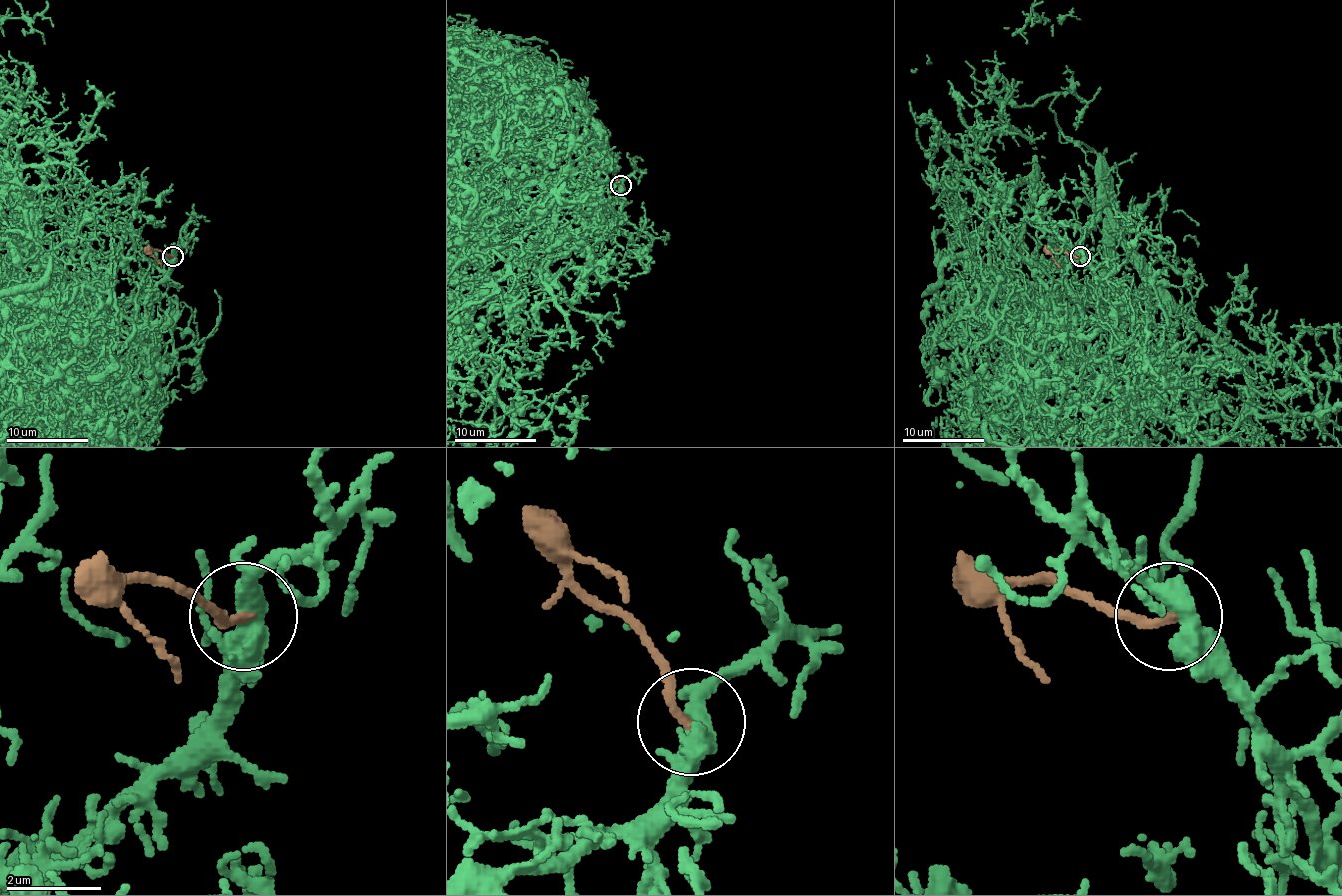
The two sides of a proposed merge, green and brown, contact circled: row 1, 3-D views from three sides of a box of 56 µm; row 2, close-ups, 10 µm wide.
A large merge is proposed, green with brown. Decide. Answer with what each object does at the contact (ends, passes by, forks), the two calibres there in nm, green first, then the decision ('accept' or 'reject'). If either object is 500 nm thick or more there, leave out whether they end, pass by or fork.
500 nm thick on the green side, 200 nm on the other; reject

